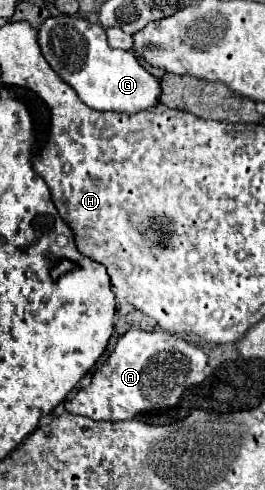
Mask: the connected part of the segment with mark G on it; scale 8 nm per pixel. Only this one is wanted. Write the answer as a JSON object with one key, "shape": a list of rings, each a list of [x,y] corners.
{"shape":[[[49,16],[39,28],[39,48],[49,66],[77,92],[77,96],[95,110],[141,112],[159,102],[161,86],[129,50],[115,50],[107,44],[105,28],[79,16]]]}

